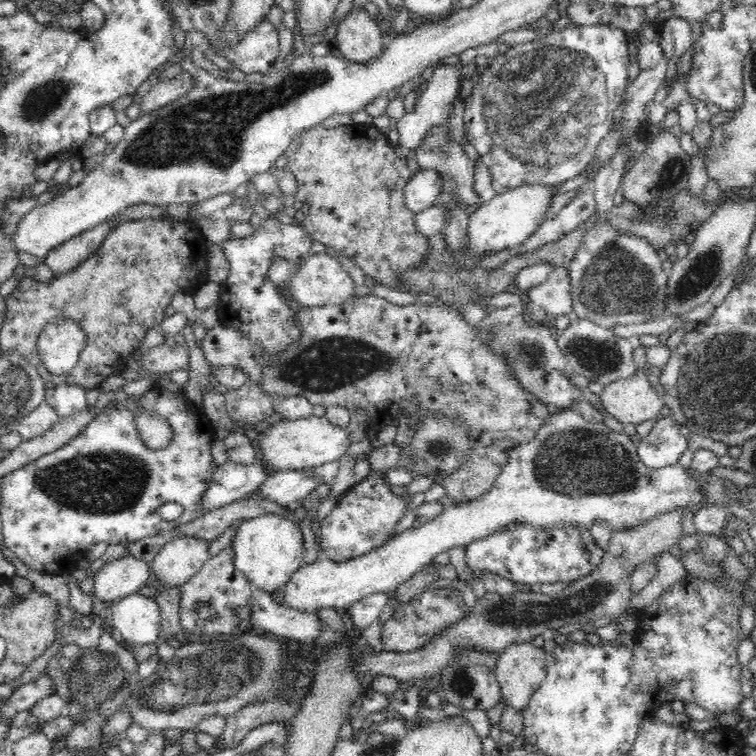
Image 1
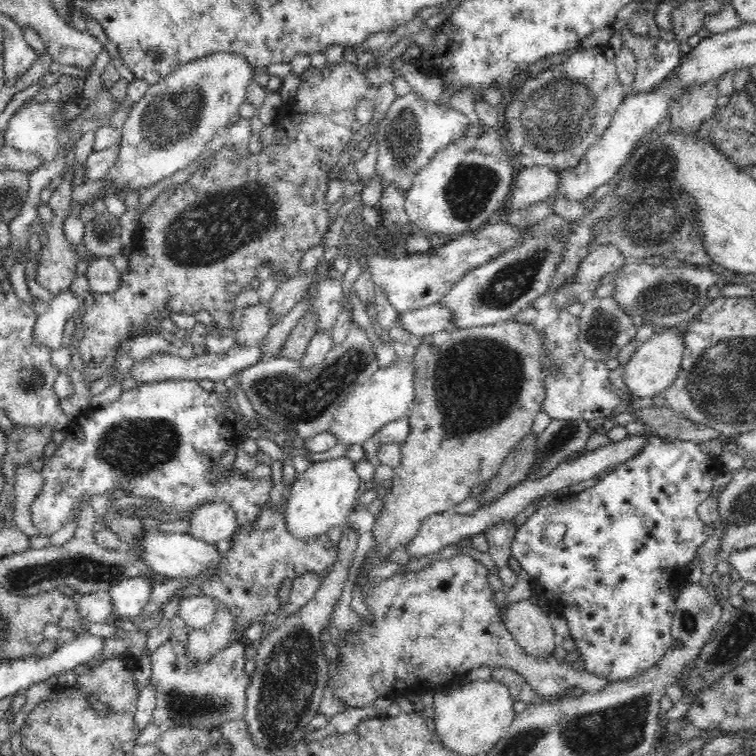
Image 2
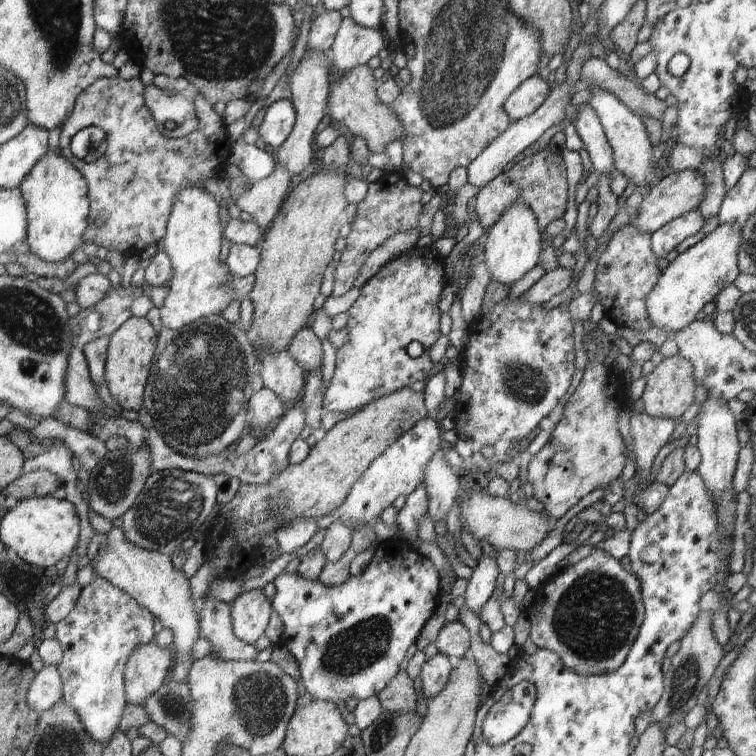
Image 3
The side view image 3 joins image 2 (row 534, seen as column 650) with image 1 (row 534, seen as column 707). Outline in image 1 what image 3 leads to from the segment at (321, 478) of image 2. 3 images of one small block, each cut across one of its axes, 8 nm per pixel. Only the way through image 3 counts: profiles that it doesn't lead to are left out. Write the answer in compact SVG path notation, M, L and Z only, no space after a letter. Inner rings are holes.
M264 514L240 524L232 538L234 543L234 567L244 573L254 589L270 594L276 592L302 566L304 560L303 537L297 520L274 514Z

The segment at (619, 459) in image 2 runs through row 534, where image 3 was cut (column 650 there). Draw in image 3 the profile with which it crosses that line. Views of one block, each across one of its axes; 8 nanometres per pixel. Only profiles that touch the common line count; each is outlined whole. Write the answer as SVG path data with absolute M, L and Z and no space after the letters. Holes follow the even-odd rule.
M642 412L630 419L631 435L634 439L630 448L636 455L638 474L642 483L652 474L654 458L660 448L669 442L676 424L671 418L653 417Z

